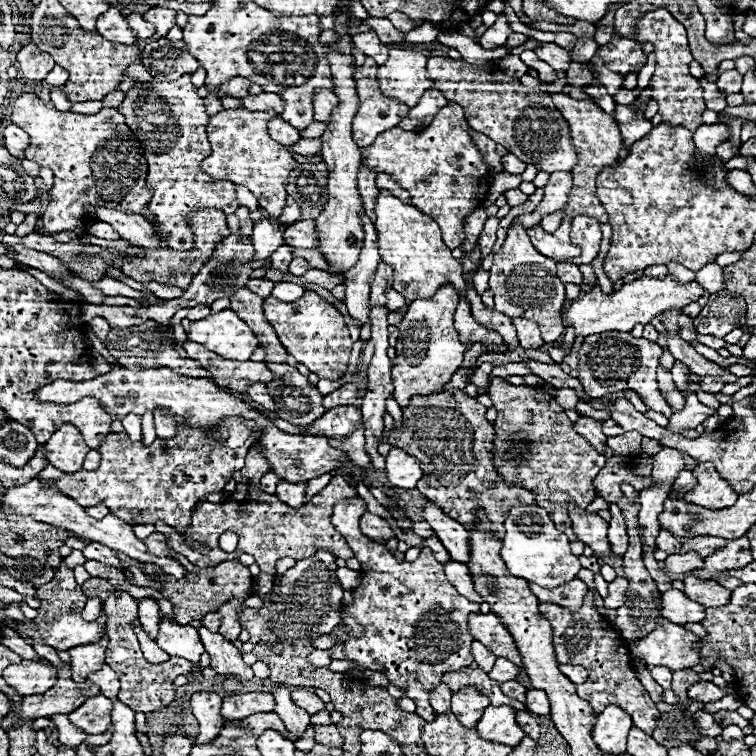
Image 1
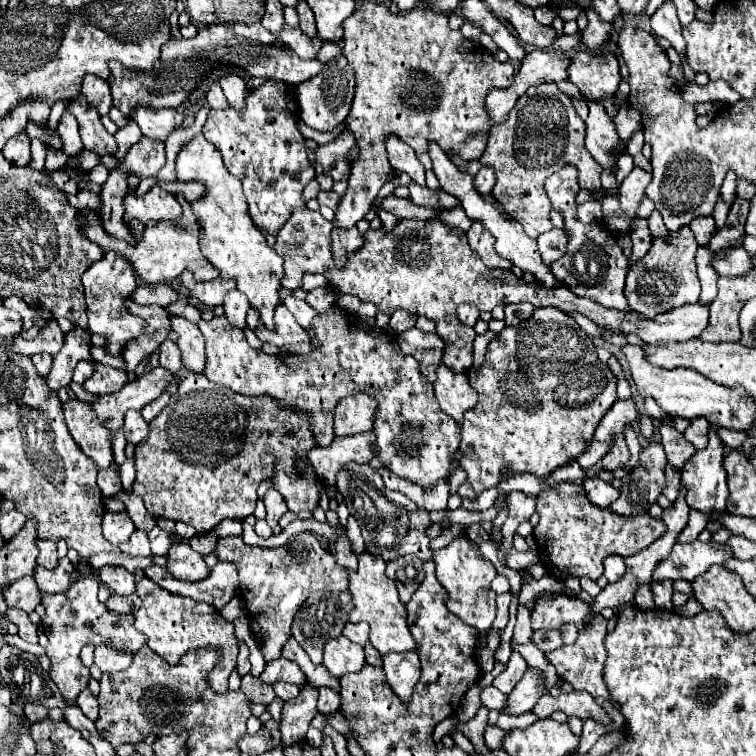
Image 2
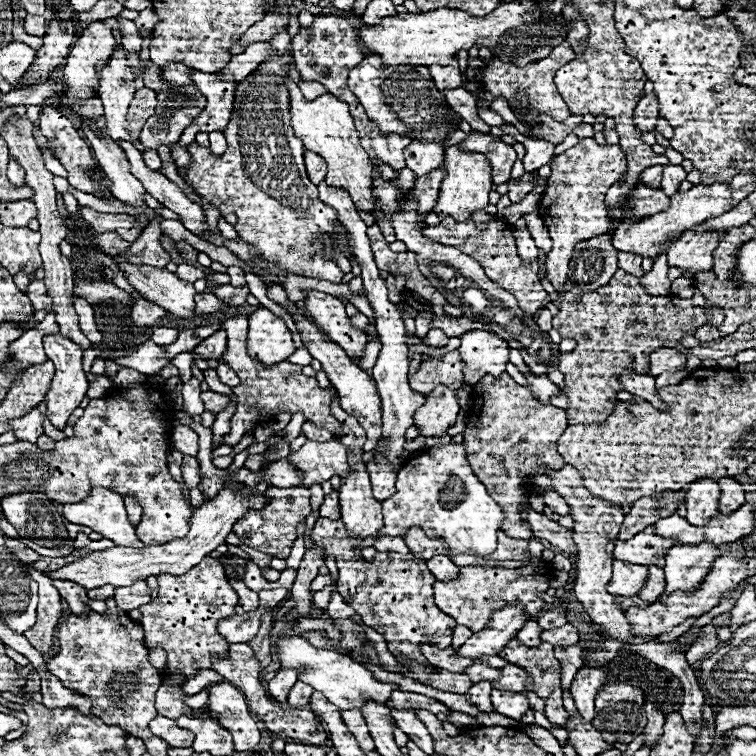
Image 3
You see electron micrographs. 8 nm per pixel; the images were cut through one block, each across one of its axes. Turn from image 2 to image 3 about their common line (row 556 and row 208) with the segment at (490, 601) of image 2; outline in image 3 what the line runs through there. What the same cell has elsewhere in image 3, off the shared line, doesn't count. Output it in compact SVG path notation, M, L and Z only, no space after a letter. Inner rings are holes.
M450 146L446 150L446 178L442 180L434 212L438 216L454 216L456 220L470 220L474 212L484 210L490 204L488 202L488 192L492 186L490 170L492 168L484 154L460 152L458 146Z

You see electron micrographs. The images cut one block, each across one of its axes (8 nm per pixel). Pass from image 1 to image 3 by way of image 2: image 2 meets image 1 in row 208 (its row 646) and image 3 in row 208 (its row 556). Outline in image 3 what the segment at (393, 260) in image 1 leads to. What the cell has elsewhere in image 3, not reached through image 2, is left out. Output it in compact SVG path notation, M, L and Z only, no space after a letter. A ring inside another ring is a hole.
M286 78L286 88L290 90L290 114L292 114L292 128L298 138L304 140L304 148L316 152L322 156L328 164L328 174L326 174L326 184L334 188L346 190L358 210L372 214L374 218L382 216L382 210L376 206L376 198L372 196L374 190L374 180L372 180L372 160L366 154L366 150L360 146L358 132L354 128L350 110L346 102L340 102L332 94L320 96L316 100L306 100L300 92L300 88Z

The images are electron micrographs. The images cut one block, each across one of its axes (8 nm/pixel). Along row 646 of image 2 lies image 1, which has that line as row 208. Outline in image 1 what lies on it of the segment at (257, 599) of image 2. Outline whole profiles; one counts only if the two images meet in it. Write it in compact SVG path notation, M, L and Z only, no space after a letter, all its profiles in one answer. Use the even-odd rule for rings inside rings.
M246 108L222 110L212 116L208 124L212 154L202 160L202 170L218 180L230 180L250 188L250 192L260 200L260 208L278 218L286 204L286 176L290 176L296 162L282 144L268 136L266 124L272 118L276 118L274 112L250 112Z

